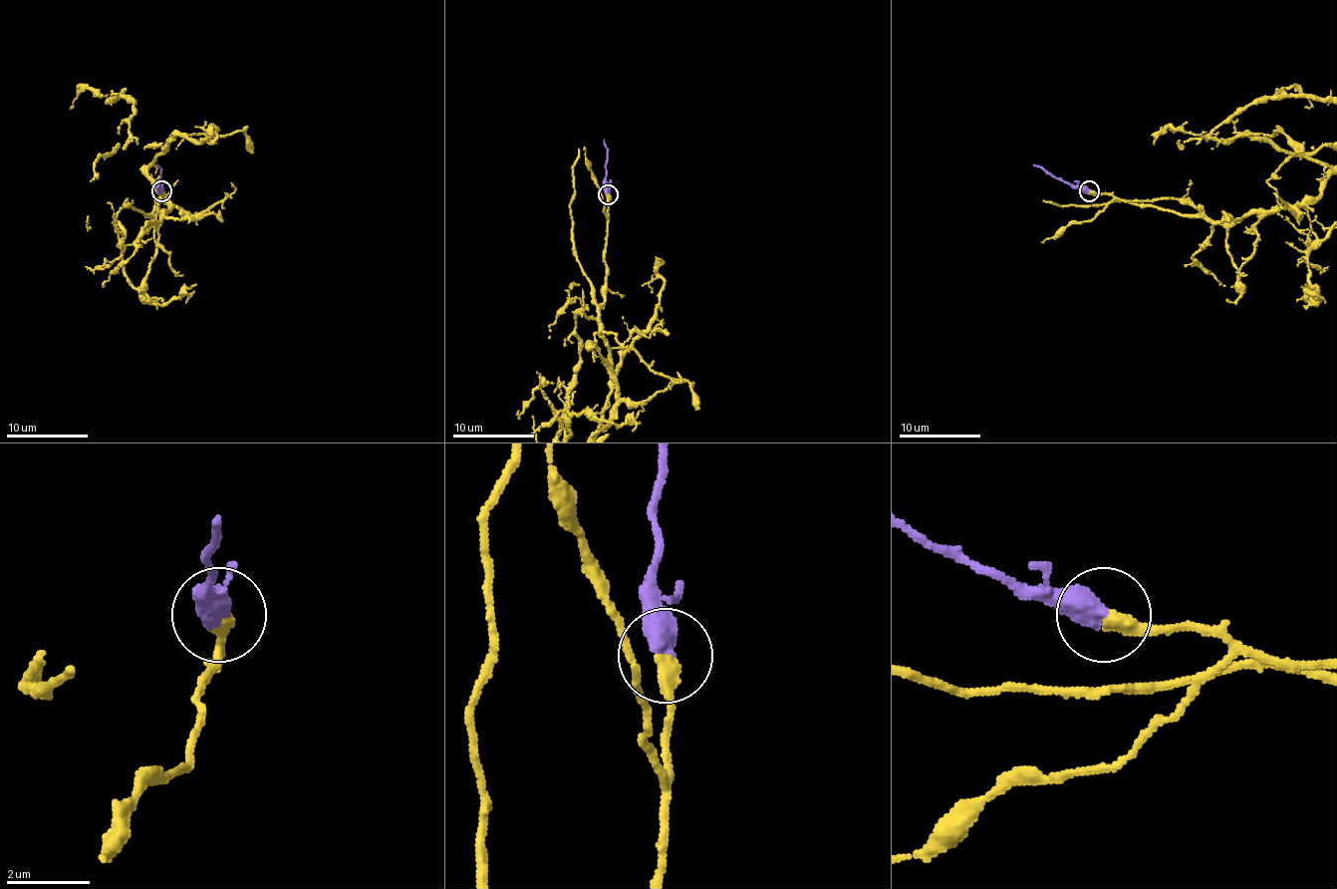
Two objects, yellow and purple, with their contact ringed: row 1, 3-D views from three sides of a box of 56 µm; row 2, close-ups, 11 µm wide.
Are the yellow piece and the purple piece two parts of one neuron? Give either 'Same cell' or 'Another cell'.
Same cell

